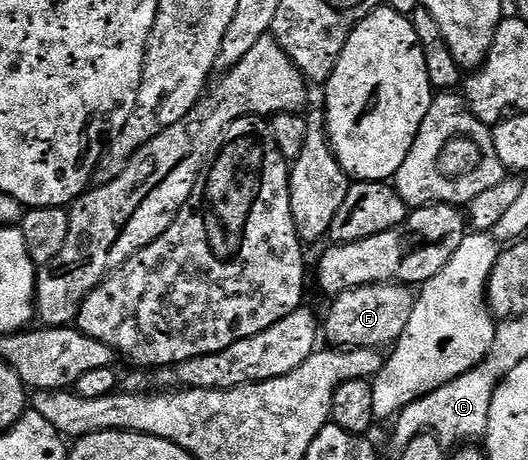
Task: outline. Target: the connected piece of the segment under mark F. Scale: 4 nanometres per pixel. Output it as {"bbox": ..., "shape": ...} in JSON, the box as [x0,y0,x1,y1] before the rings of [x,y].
{"bbox":[322,284,416,350],"shape":[[[367,284],[361,288],[351,288],[331,301],[328,308],[328,321],[323,321],[322,332],[328,335],[329,345],[340,350],[353,348],[387,349],[399,340],[406,322],[416,305],[416,296],[405,285]]]}

